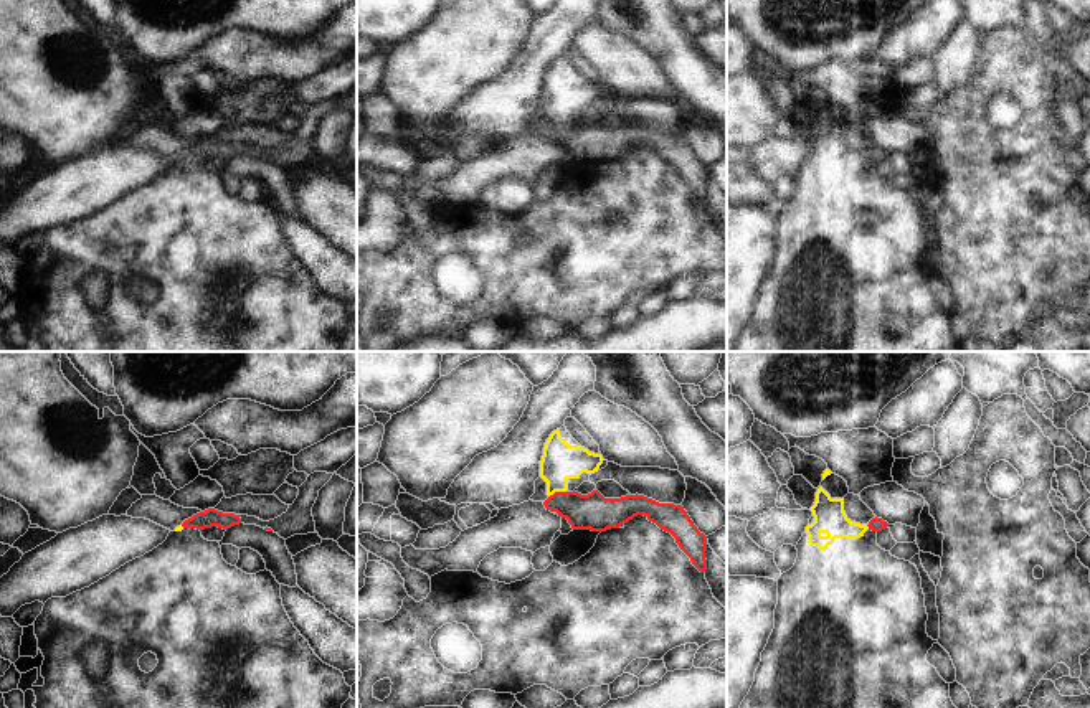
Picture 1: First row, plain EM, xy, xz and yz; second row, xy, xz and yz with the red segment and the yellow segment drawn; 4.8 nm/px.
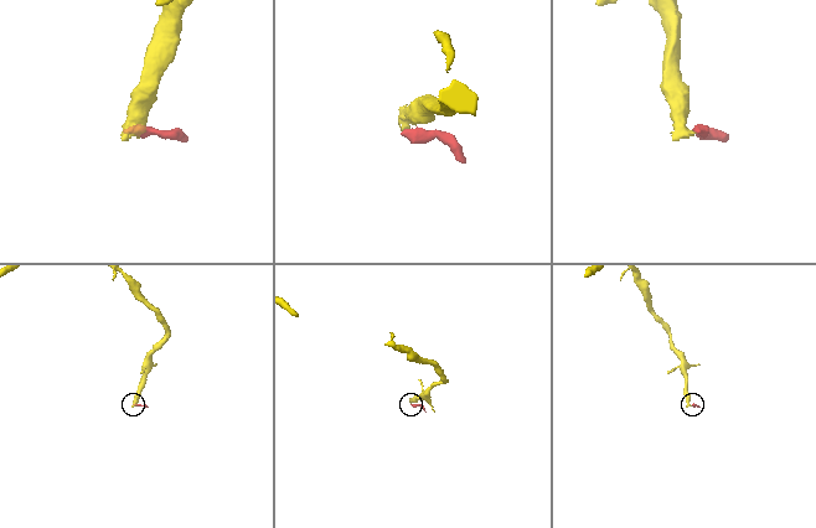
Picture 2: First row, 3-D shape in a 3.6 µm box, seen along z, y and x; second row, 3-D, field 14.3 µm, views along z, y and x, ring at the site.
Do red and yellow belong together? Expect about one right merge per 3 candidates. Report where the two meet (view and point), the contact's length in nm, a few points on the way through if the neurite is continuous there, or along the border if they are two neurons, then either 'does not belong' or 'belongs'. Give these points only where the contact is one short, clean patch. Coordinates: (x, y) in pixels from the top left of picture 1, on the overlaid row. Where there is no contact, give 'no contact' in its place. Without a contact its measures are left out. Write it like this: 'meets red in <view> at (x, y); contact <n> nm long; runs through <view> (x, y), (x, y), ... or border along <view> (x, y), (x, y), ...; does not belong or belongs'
meets red in xz at (557, 492); contact 90 nm long; border along xz (565, 490), (555, 490), (549, 497); does not belong

